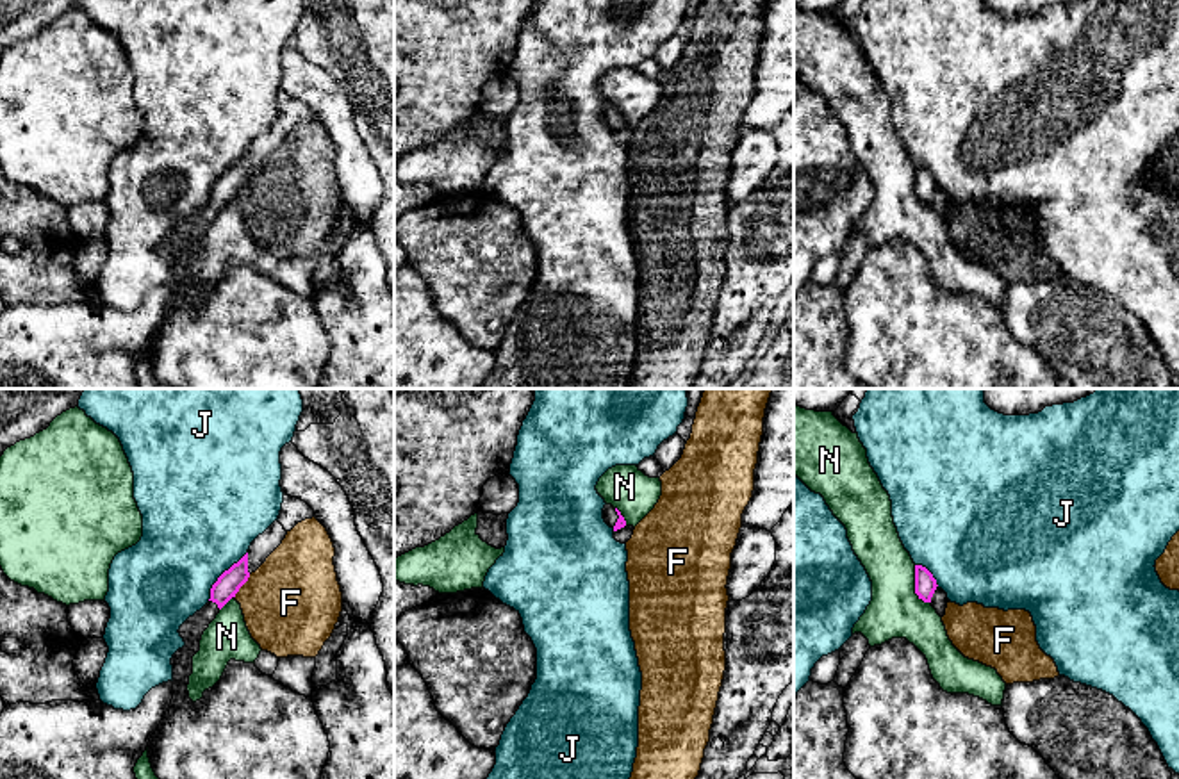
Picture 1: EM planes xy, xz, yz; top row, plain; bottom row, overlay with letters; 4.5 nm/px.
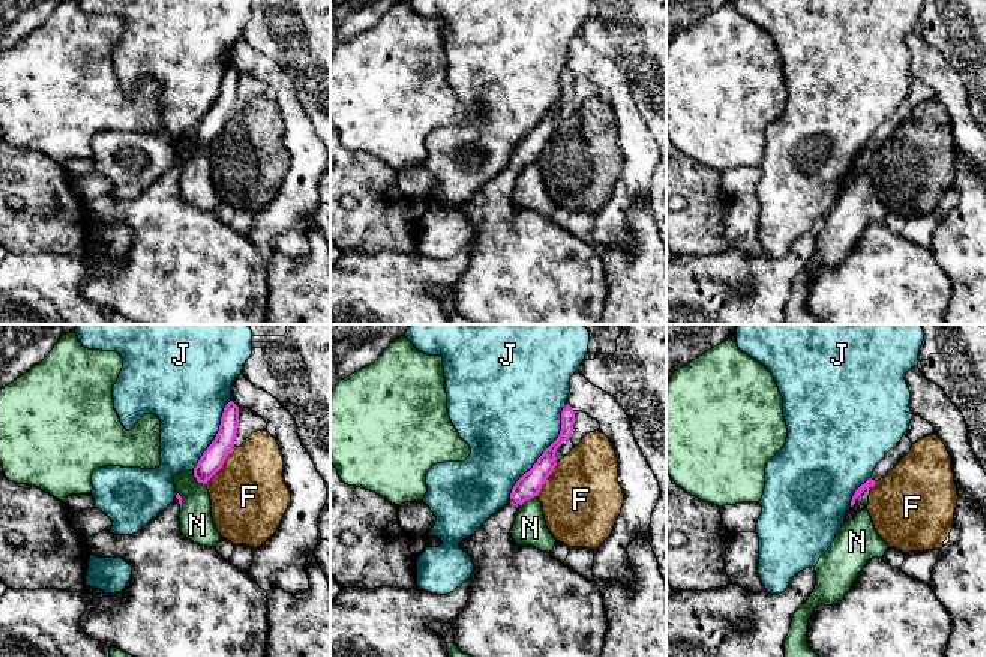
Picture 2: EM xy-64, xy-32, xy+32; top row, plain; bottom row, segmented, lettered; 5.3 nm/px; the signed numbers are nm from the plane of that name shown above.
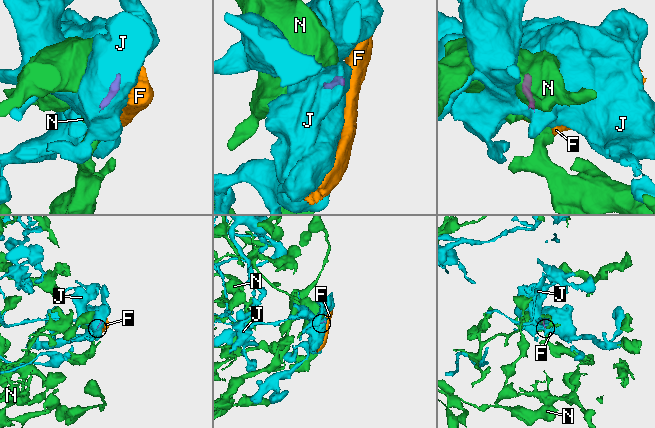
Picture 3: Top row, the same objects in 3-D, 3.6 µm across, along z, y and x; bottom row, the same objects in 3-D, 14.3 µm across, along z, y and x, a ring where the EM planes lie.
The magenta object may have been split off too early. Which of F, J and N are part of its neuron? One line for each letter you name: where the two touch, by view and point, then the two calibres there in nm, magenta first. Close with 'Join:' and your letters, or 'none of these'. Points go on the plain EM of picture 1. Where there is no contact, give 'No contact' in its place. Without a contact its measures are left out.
Join: none of these

